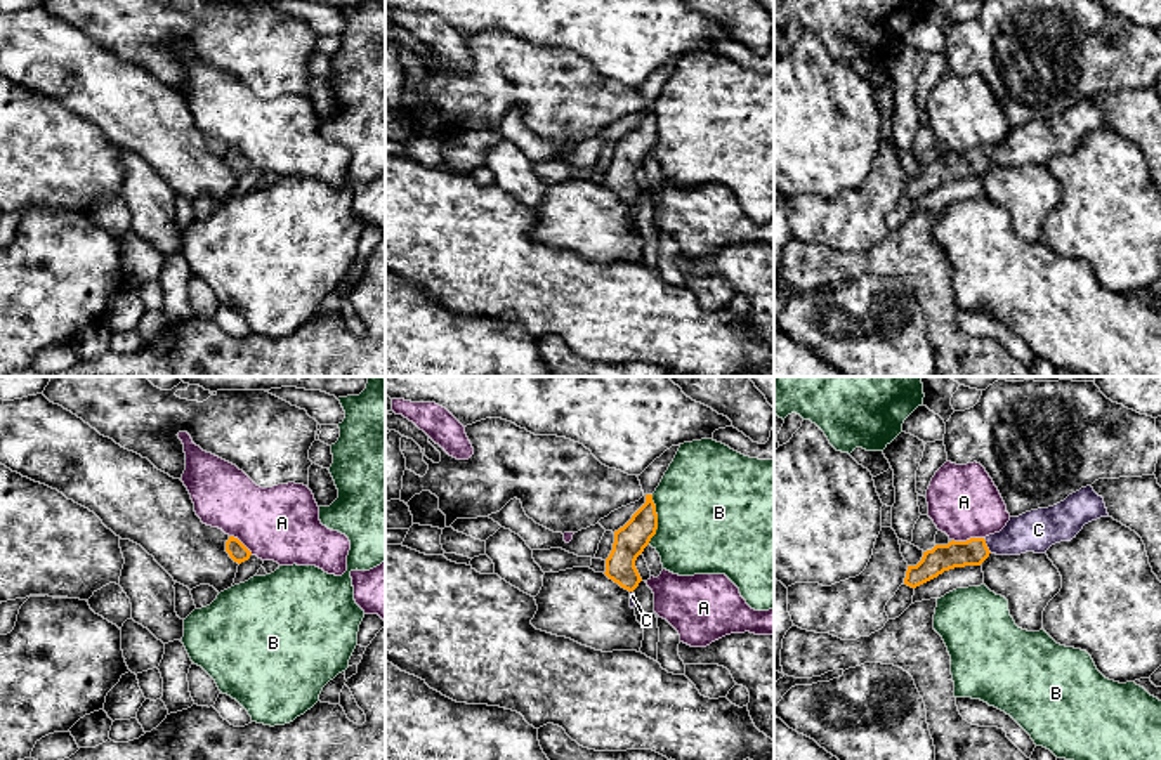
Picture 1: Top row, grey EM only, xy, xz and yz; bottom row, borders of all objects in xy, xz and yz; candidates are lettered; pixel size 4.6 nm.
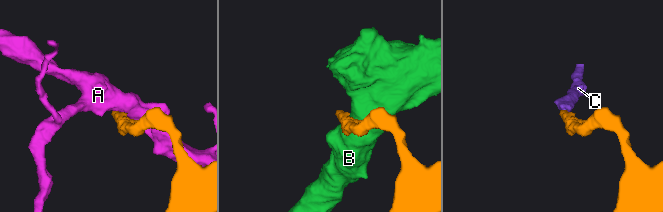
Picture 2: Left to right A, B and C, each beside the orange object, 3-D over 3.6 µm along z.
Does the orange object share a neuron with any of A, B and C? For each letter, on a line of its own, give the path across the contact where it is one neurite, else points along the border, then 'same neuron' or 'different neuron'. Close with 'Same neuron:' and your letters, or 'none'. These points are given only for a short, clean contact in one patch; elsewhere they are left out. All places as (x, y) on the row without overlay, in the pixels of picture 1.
A: different neuron
B: border along xz (653, 106), (656, 144), (648, 155); different neuron
C: runs through yz (972, 163), (986, 157), (1005, 155), (1035, 143); same neuron
Same neuron: C

